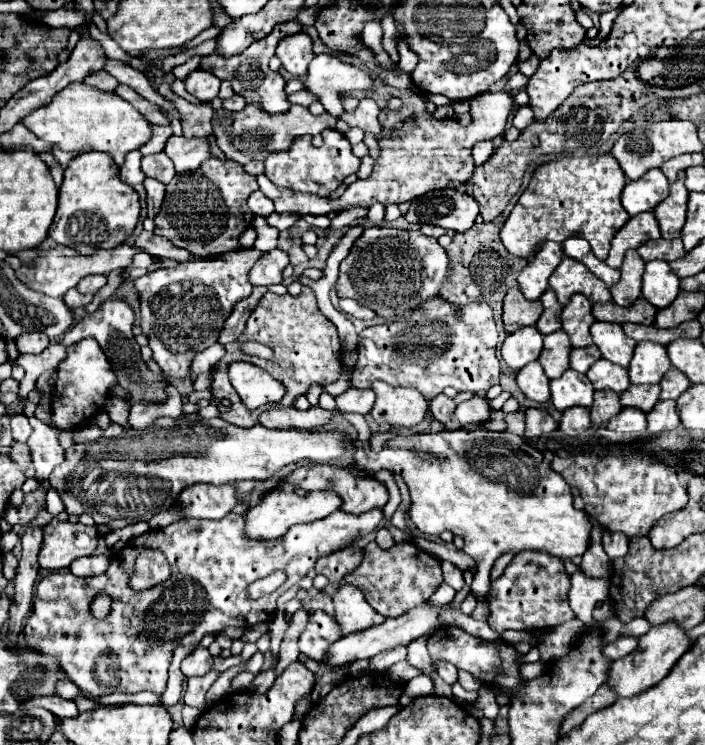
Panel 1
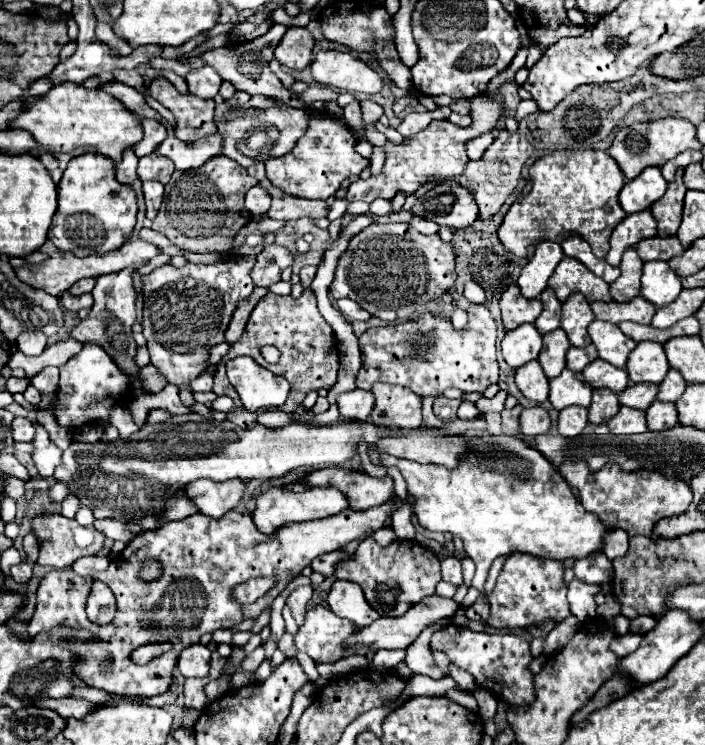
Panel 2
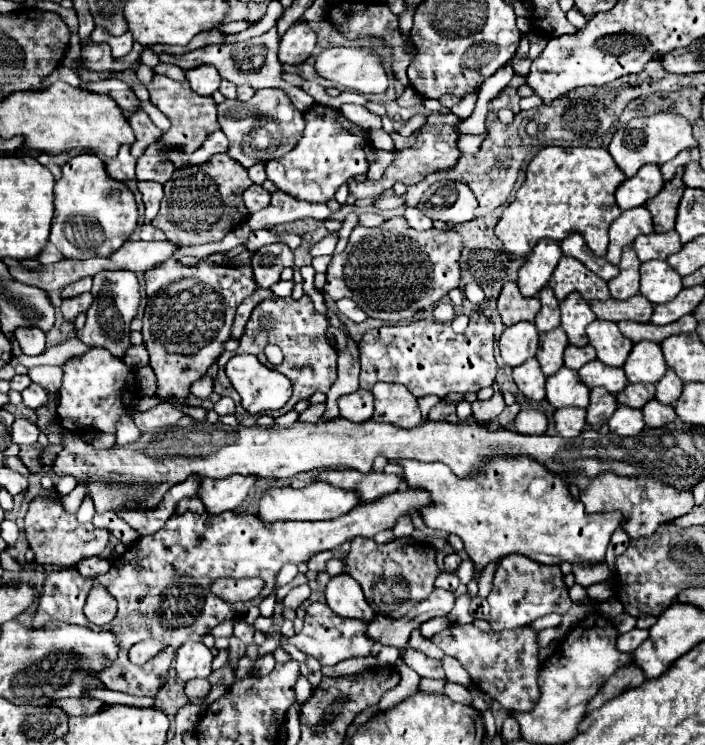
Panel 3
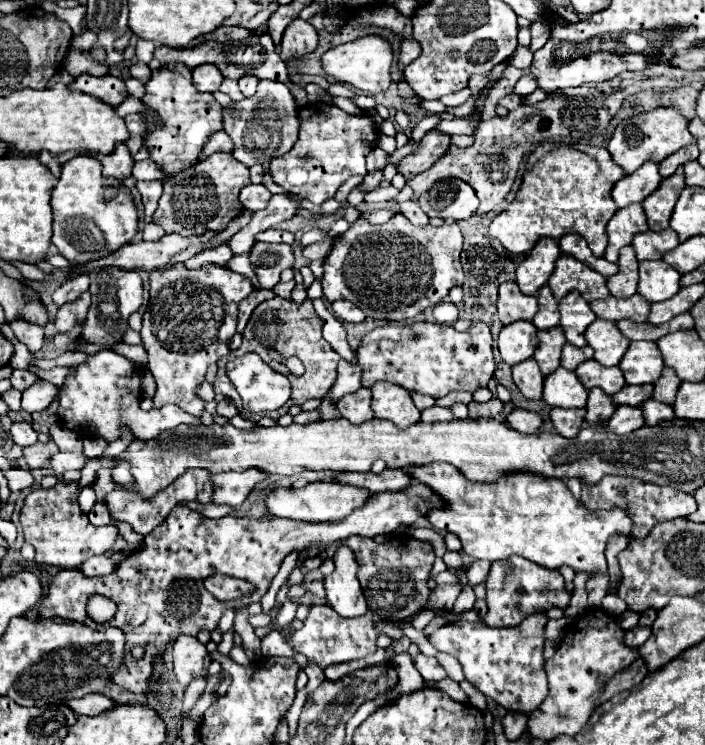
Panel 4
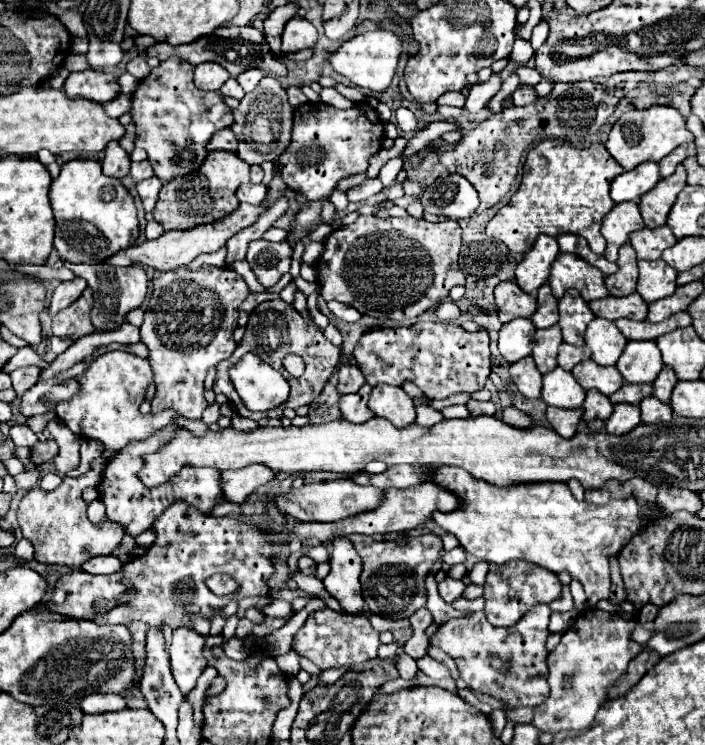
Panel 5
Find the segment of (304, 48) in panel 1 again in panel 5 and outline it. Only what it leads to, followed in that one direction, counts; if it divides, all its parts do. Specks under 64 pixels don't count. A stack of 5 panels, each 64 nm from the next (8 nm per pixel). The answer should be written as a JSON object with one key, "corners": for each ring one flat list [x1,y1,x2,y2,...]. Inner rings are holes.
{"corners":[[294,16,288,20,282,32,282,52,296,52,304,48,312,48,318,40,316,28,302,16]]}

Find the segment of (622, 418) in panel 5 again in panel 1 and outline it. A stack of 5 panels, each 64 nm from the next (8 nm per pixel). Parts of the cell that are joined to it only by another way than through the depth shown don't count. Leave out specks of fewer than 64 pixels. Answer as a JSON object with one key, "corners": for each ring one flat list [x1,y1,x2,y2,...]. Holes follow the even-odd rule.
{"corners":[[622,408,616,418,608,422,608,428,614,432,644,432,646,430,646,414,638,408]]}

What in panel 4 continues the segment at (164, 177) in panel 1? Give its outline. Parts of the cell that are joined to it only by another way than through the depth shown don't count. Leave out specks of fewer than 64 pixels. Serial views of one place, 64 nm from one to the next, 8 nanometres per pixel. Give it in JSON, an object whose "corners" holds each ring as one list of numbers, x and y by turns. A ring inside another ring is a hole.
{"corners":[[142,160,136,162,132,168,132,176,136,180,162,180,164,174,160,172,160,168,156,168,156,164,152,160]]}

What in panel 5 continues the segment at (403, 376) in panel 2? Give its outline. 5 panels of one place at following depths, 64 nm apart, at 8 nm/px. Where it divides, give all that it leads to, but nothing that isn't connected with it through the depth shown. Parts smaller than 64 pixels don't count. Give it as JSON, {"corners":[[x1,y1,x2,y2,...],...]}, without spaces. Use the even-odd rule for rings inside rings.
{"corners":[[428,322,428,324,414,324,414,326,402,326,402,328,378,328,362,334,354,348,354,358,358,362,358,368,362,370,366,382,370,386,376,384,394,384,402,386,406,380,414,382,430,400,444,400,452,394,460,392,476,392,482,390,486,384,486,378,492,368,490,360,490,348,488,348,488,334,486,330,480,330,476,334,470,334,462,330,456,324,448,322]]}

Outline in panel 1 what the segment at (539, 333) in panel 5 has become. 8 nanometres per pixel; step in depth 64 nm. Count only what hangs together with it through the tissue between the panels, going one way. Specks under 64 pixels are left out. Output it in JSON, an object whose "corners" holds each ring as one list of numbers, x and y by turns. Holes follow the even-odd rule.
{"corners":[[556,330,544,336,544,350,540,354,540,364,548,378,560,378,564,370,568,370,568,354,572,344,564,330]]}

